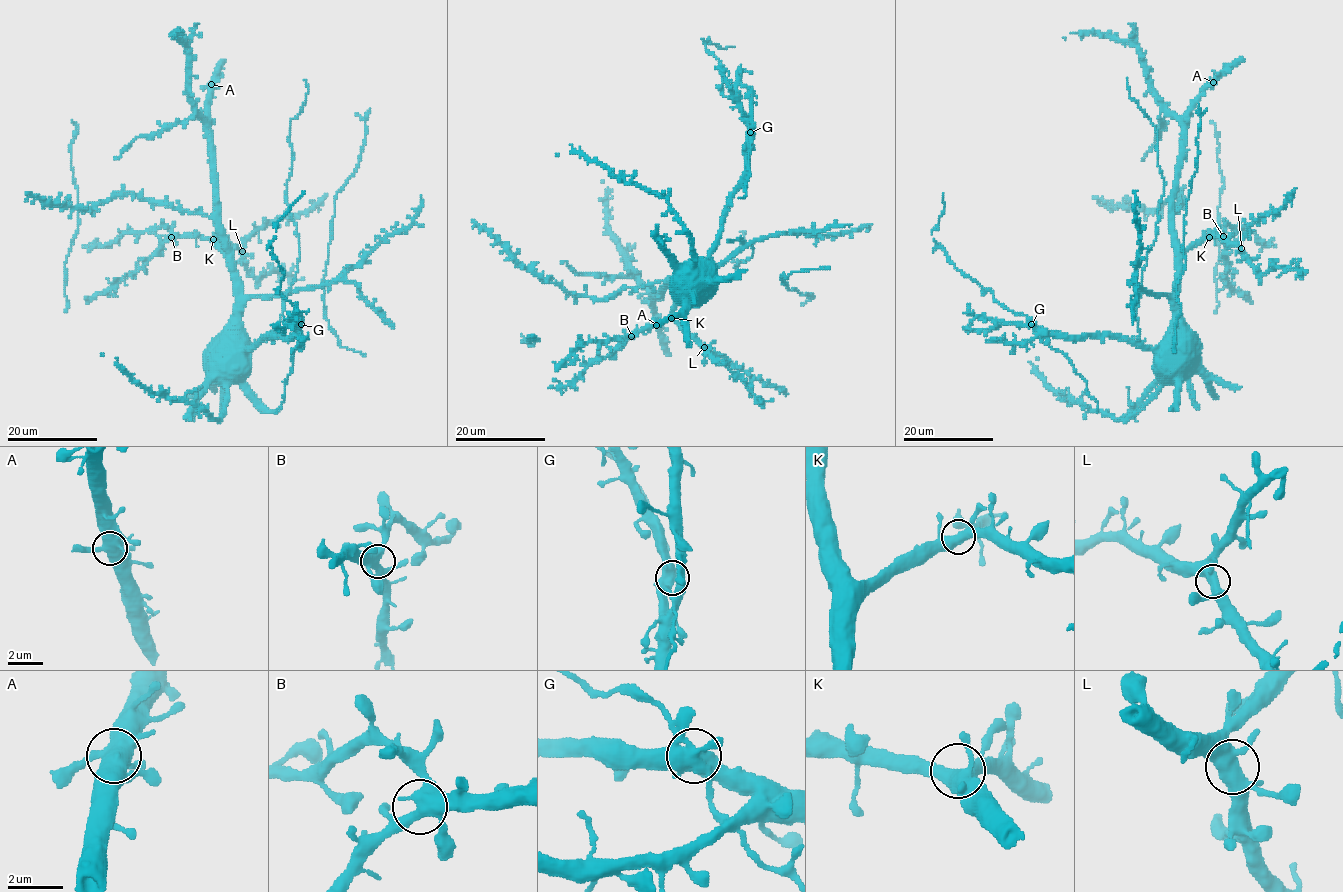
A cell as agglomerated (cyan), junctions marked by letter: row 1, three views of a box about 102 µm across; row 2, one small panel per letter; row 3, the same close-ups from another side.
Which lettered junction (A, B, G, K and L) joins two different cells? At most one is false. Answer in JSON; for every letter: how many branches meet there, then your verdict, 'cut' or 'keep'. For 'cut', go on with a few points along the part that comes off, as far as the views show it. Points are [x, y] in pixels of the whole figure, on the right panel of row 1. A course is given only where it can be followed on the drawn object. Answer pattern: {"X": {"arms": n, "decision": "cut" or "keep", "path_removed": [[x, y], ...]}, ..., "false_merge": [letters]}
{"A": {"arms": 5, "decision": "keep"}, "B": {"arms": 4, "decision": "keep"}, "G": {"arms": 5, "decision": "keep"}, "K": {"arms": 4, "decision": "keep"}, "L": {"arms": 5, "decision": "keep"}, "false_merge": []}

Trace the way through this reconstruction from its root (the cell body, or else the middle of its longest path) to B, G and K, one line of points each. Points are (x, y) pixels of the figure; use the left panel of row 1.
B: (235, 356), (235, 275), (230, 270), (229, 260), (208, 239), (171, 237)
G: (235, 356), (233, 352), (249, 349), (265, 337), (292, 336), (300, 324)
K: (235, 356), (235, 275), (228, 257), (213, 239)

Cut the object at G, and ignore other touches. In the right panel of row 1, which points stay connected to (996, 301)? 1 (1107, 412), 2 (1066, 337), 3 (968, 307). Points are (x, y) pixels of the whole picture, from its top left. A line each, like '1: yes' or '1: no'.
1: no
2: no
3: no

